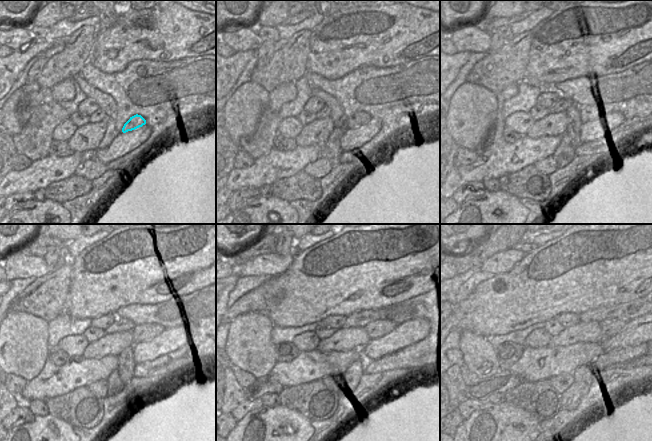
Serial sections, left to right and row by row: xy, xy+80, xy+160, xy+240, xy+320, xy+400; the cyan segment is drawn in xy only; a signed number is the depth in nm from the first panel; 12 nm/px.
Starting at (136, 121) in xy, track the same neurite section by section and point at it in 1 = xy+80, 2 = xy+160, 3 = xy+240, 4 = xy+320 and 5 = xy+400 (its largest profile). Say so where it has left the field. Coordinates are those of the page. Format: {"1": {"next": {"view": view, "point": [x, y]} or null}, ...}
{"1": {"next": {"view": "xy+80", "point": [359, 118]}}, "2": {"next": {"view": "xy+160", "point": [586, 113]}}, "3": {"next": {"view": "xy+240", "point": [141, 333]}}, "4": {"next": {"view": "xy+320", "point": [375, 329]}}, "5": {"next": {"view": "xy+400", "point": [611, 326]}}}

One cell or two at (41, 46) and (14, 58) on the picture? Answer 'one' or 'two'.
one

